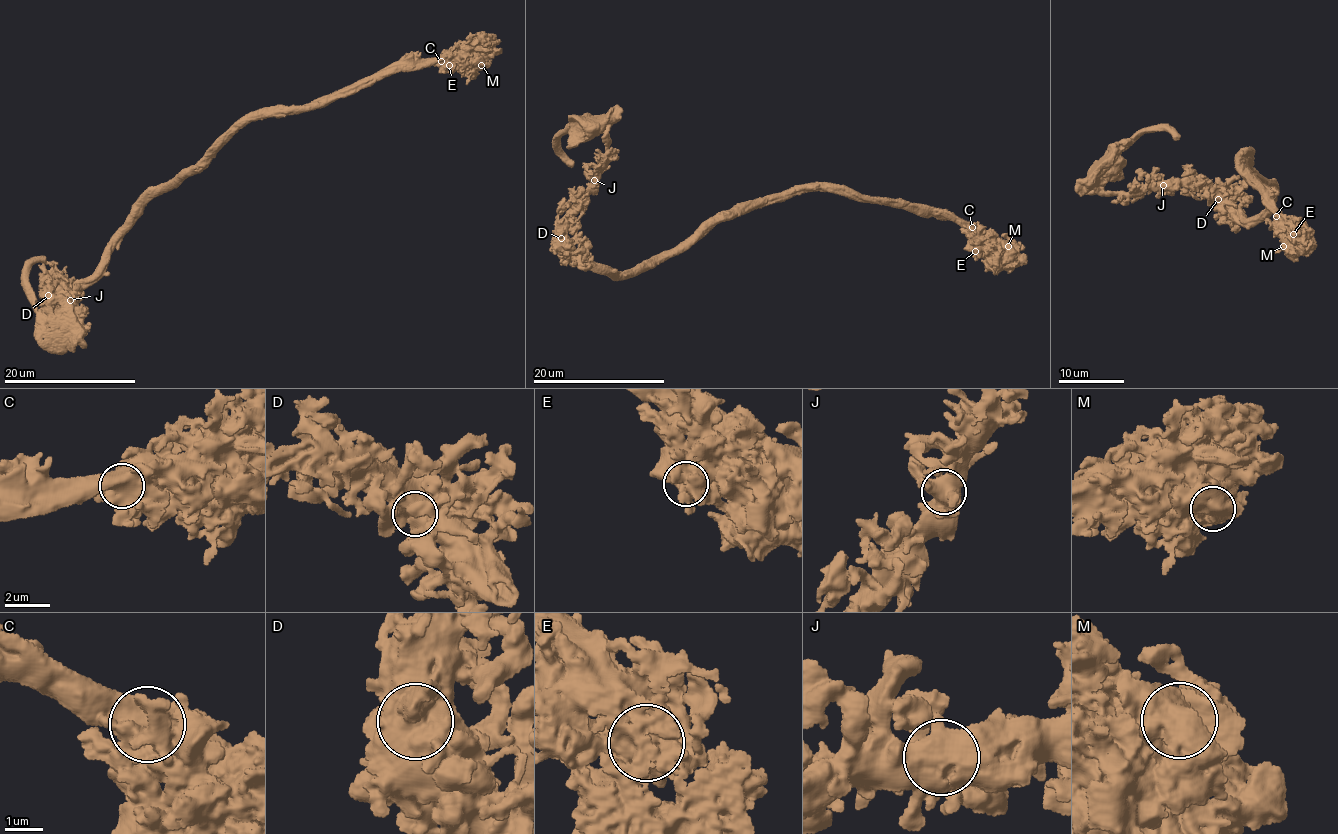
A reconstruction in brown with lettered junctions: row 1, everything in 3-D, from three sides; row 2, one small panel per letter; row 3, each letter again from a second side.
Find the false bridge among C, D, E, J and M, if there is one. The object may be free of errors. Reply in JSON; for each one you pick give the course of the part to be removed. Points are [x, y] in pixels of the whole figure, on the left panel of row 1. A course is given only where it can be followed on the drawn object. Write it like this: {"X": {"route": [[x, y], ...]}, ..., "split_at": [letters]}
{"split_at": []}

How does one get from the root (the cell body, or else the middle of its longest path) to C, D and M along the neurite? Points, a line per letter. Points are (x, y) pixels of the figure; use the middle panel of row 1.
C: (589, 128), (603, 132), (607, 164), (567, 235), (612, 271), (804, 190), (939, 209), (972, 227)
D: (589, 128), (583, 132), (603, 132), (607, 139), (607, 164), (599, 169), (595, 188), (567, 220), (561, 238)
M: (589, 128), (607, 164), (567, 235), (612, 271), (815, 189), (947, 211), (1008, 246)

